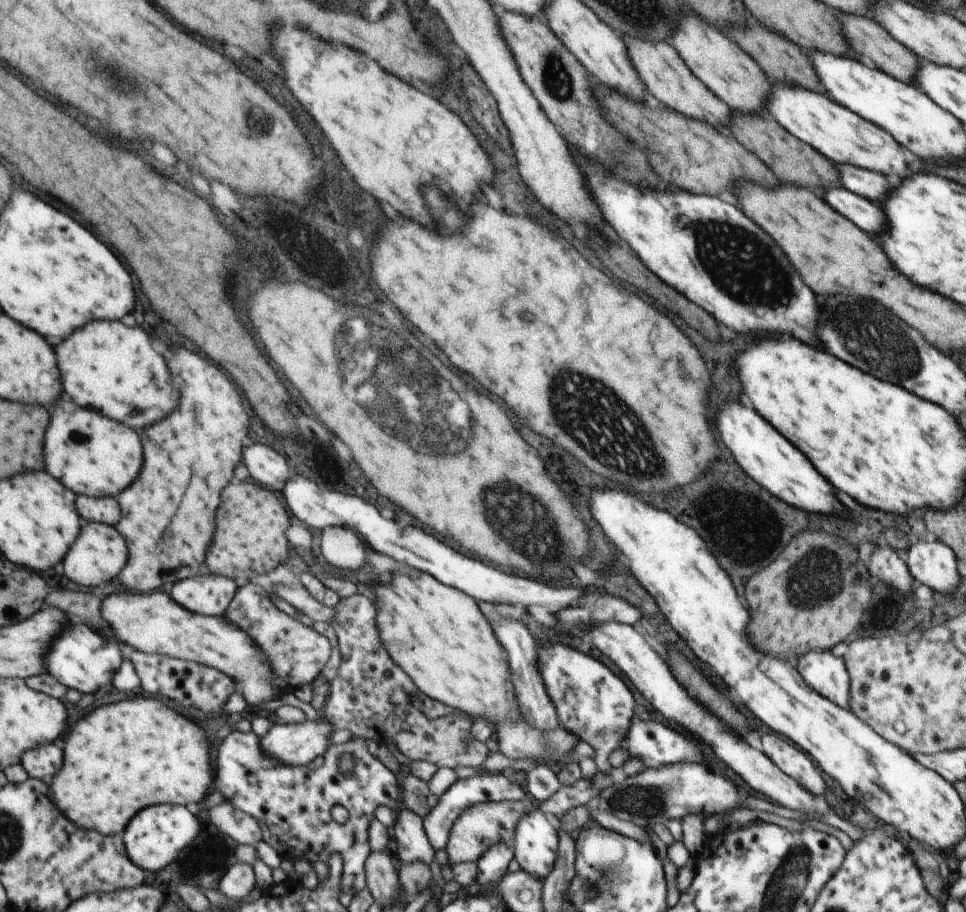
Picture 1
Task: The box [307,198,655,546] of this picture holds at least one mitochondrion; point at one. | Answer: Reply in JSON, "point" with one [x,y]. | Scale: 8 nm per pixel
{"point":[350,380]}

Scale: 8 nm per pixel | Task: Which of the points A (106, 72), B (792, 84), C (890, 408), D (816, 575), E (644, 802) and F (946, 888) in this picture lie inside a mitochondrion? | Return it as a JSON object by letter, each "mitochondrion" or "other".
{"A":"mitochondrion","B":"other","C":"other","D":"mitochondrion","E":"mitochondrion","F":"other"}

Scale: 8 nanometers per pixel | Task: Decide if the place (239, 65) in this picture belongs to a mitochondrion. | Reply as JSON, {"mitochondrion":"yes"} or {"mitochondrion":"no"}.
{"mitochondrion":"no"}

